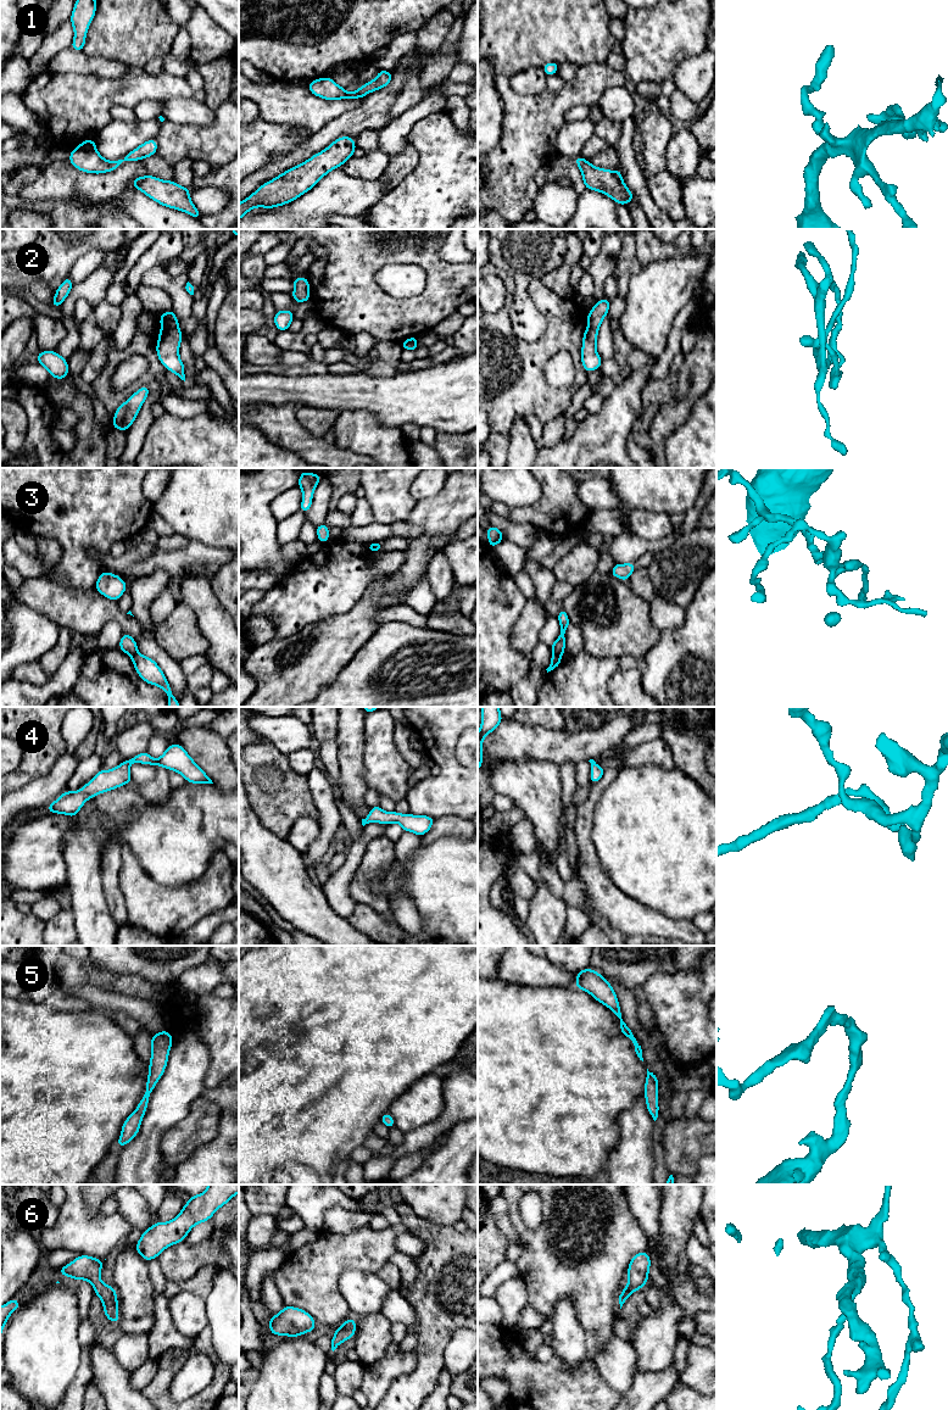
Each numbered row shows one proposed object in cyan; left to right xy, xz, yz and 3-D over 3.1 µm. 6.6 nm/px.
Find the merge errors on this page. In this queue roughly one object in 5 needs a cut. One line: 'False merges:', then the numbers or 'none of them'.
False merges: 2, 3

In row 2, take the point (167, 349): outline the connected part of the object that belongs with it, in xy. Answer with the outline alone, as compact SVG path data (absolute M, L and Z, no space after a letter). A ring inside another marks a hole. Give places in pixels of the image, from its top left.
M179 328L161 329L156 345L156 353L166 369L169 369L172 373L185 381L185 367L179 357L179 346L182 339L183 334Z

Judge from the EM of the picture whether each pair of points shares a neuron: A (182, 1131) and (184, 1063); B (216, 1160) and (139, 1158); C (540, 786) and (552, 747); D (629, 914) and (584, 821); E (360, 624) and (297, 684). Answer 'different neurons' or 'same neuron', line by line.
A: different neurons
B: different neurons
C: different neurons
D: same neuron
E: same neuron

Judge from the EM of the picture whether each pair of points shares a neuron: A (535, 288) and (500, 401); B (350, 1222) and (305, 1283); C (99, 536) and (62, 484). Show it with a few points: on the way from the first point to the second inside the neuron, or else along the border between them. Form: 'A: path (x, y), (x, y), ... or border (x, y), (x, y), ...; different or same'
A: path (553, 316), (553, 336), (525, 364), (523, 373); same
B: border (367, 1225), (344, 1233), (322, 1231); different
C: path (95, 523), (93, 517), (73, 497); same

